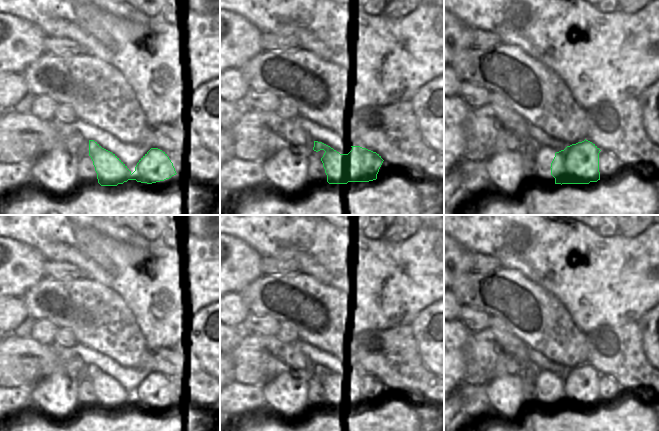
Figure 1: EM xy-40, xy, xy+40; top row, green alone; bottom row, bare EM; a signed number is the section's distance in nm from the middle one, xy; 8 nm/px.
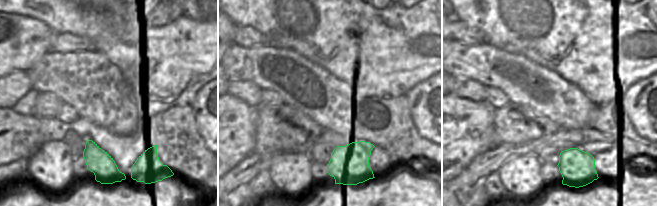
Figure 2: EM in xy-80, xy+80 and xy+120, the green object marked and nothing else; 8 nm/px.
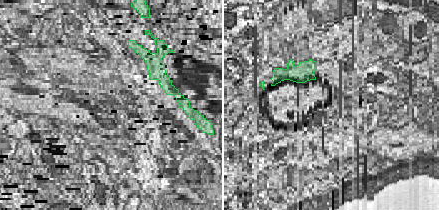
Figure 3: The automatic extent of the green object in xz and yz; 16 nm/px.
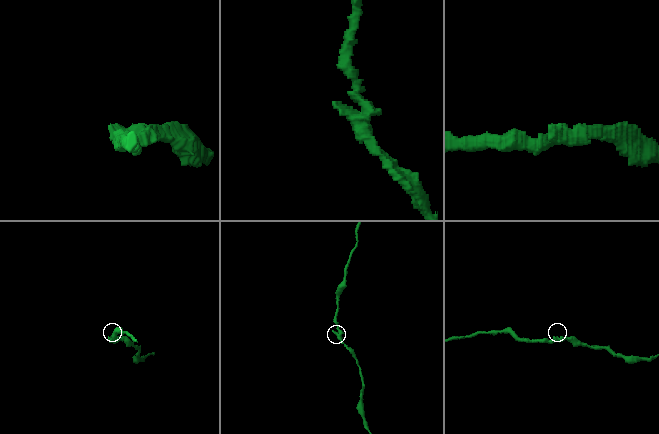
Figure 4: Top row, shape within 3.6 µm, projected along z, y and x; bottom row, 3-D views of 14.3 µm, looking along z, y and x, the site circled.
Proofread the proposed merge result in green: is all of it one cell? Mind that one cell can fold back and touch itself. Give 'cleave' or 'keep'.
cleave

